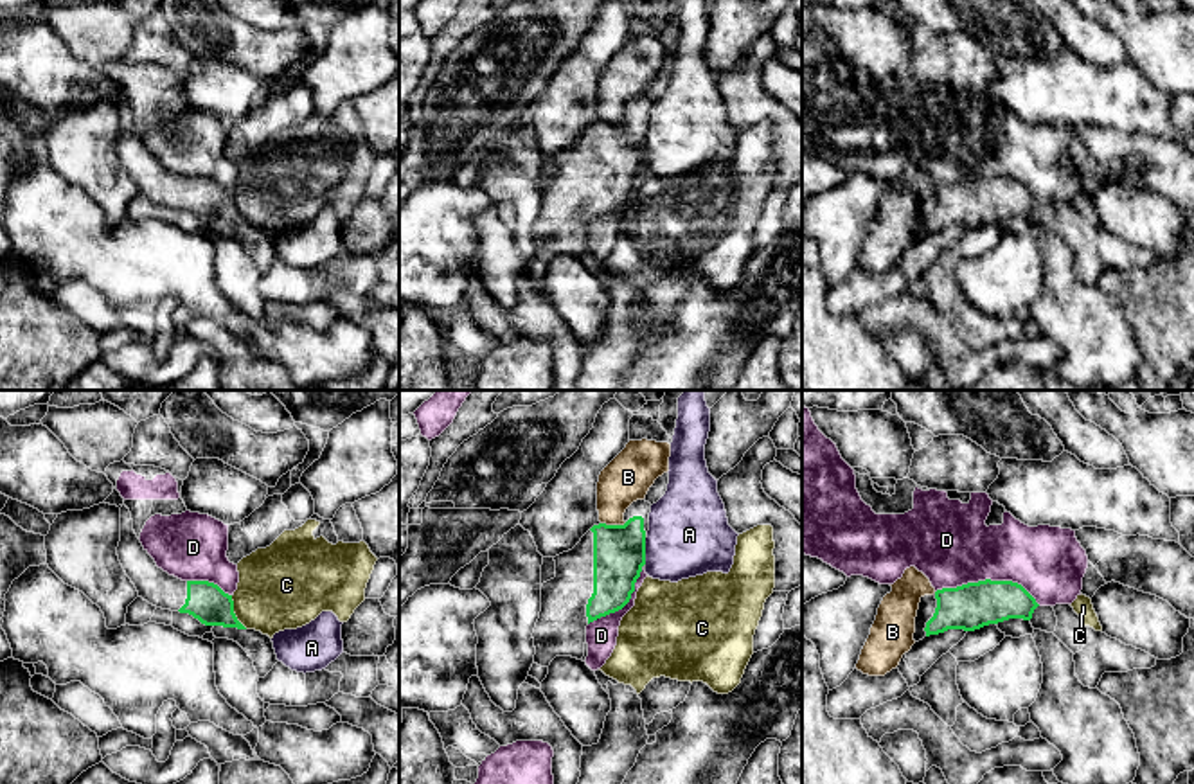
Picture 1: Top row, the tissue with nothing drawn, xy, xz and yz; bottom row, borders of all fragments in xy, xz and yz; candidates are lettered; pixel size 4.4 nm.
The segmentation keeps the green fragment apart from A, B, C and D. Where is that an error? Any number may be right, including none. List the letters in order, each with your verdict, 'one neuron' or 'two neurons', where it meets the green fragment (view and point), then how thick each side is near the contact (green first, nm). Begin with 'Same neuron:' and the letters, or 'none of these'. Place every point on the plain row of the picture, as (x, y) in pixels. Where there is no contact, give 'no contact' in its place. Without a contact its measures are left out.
Same neuron: none of these
A: two neurons | xz (644, 148) | 240/360 nm
B: two neurons | xz (614, 123) | 240/220 nm
C: two neurons | xy (232, 209) | 180/380 nm
D: two neurons | yz (988, 177) | 200/360 nm

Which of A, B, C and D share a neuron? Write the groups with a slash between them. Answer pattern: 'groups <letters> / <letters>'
groups A / B / C / D

